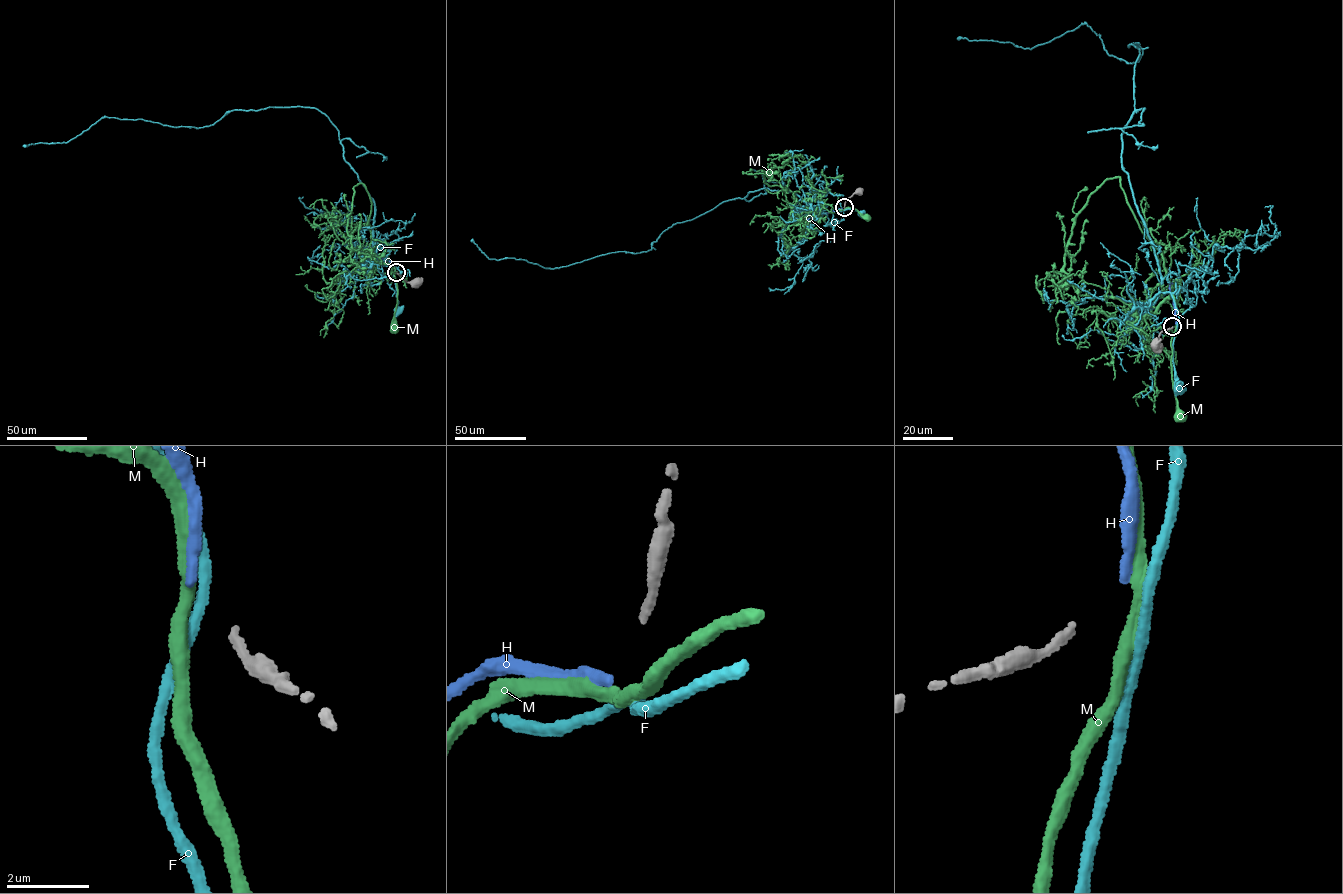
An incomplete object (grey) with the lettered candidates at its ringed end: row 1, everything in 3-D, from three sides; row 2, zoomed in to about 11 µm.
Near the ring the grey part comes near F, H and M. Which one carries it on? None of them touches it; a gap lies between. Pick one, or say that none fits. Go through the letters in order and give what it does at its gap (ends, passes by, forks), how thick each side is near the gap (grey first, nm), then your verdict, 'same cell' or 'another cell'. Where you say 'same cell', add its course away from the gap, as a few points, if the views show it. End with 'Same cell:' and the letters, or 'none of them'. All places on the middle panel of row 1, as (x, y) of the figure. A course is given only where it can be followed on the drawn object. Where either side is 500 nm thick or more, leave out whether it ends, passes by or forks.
F: it passes by; 200 nm thick on the grey side, 240 nm on the other; another cell
H: it ends there; 200 nm thick on the grey side, 240 nm on the other; another cell
M: it passes by; 200 nm thick on the grey side, 360 nm on the other; another cell
Same cell: none of them

